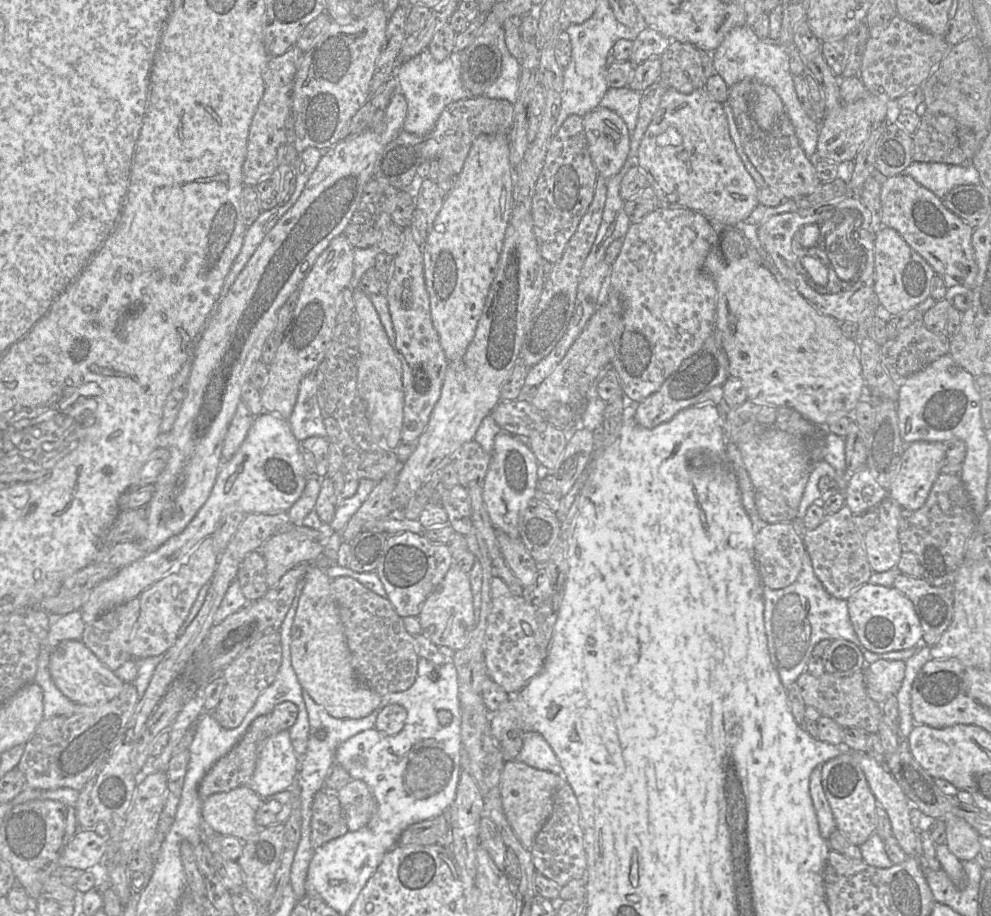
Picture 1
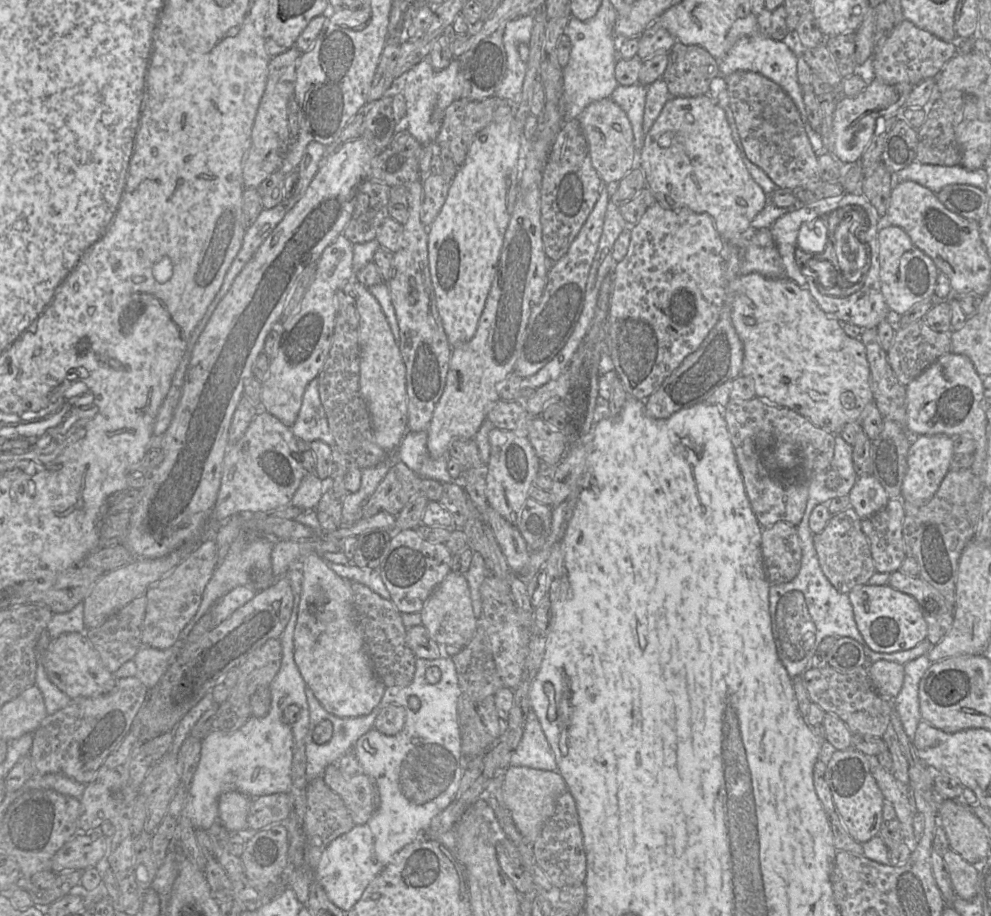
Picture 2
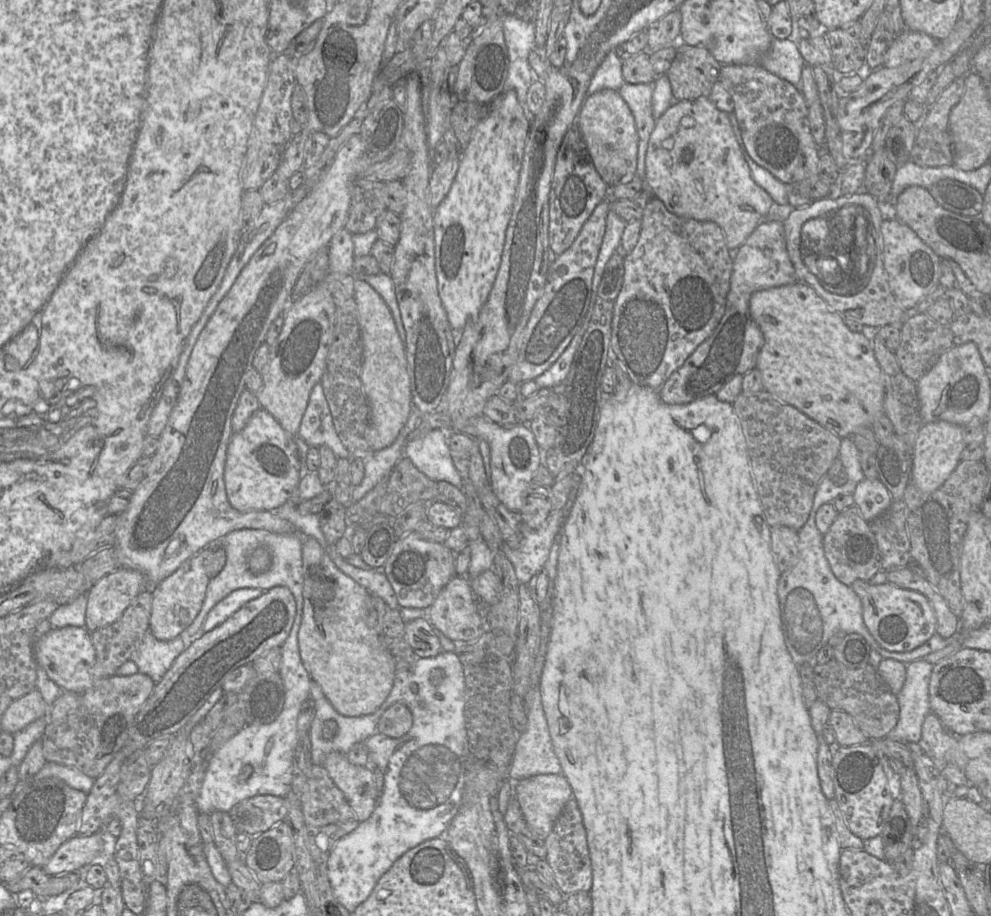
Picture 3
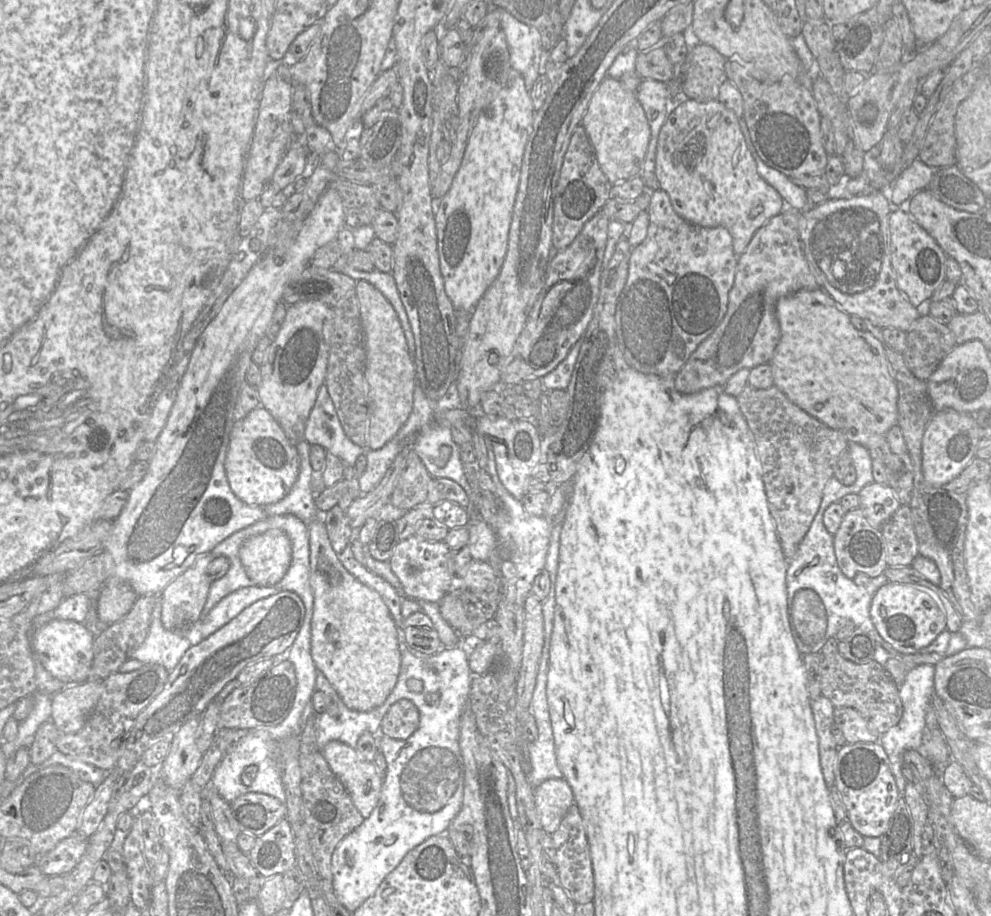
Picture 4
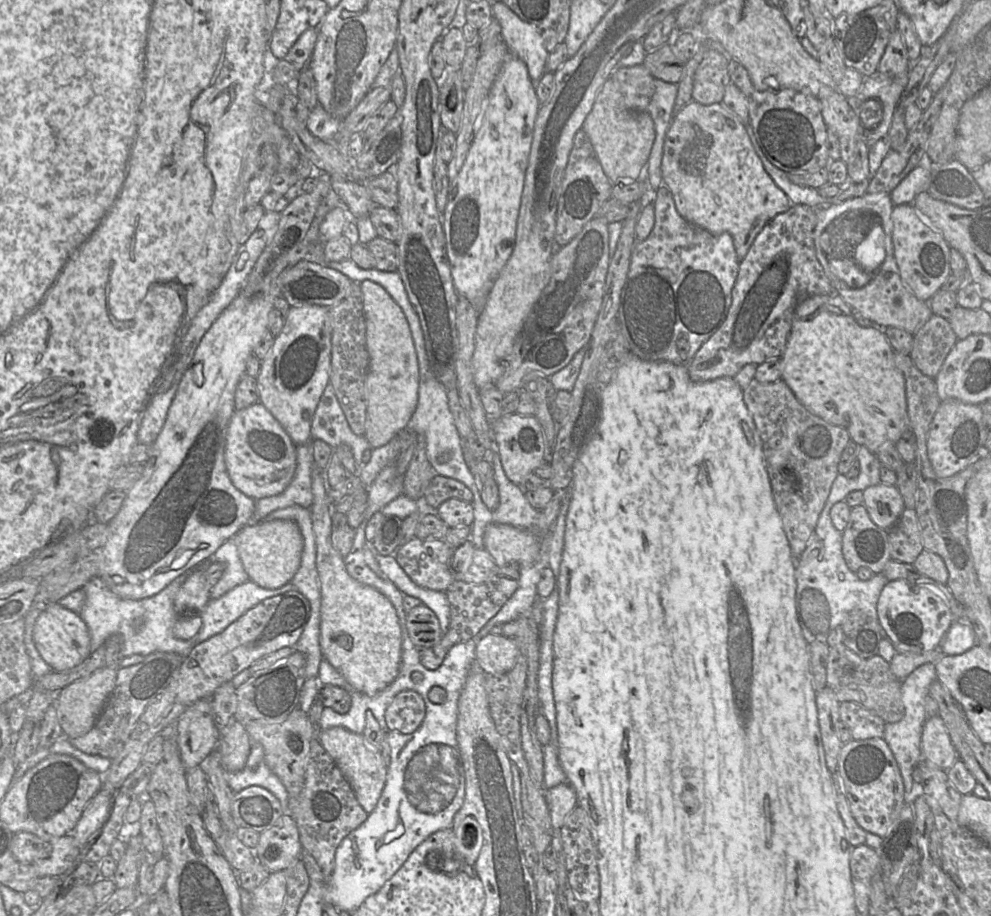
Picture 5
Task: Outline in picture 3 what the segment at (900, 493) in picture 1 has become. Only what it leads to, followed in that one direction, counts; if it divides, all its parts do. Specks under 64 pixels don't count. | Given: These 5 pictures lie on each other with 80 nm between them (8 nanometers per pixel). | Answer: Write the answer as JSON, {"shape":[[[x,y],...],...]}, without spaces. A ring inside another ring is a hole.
{"shape":[[[947,421],[925,423],[921,427],[913,449],[911,482],[922,492],[931,493],[940,488],[959,464],[965,448],[963,427]]]}

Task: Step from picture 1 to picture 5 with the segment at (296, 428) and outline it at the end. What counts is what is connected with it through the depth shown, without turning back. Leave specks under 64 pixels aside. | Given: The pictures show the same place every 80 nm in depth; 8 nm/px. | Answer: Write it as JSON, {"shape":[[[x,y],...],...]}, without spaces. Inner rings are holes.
{"shape":[[[330,383],[320,397],[312,418],[310,432],[312,440],[323,440],[333,449],[340,444],[347,444],[352,450],[359,470],[365,466],[362,463],[364,451],[373,449],[365,436],[357,436],[351,431]]]}

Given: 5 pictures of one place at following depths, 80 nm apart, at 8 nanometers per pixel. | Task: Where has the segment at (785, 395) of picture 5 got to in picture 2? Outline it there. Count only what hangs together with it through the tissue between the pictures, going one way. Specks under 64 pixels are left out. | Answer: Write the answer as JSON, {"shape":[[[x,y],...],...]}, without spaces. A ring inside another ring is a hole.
{"shape":[[[757,396],[748,400],[730,400],[722,409],[746,494],[758,524],[765,528],[784,521],[796,527],[806,509],[811,478],[831,468],[835,435],[814,425],[796,411]],[[774,442],[788,442],[795,446],[799,457],[799,466],[795,470],[775,471],[765,465],[762,452],[772,447]]]}

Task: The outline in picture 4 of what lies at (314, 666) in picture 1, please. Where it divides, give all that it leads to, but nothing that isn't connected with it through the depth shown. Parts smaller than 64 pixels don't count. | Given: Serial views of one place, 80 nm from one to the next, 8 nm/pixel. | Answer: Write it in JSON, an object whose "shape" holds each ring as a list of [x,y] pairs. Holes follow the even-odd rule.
{"shape":[[[323,514],[321,518],[313,520],[308,524],[309,529],[309,549],[310,549],[310,570],[309,570],[309,582],[313,591],[313,613],[311,618],[311,656],[317,671],[320,671],[332,685],[336,693],[338,694],[340,700],[344,703],[344,705],[356,711],[369,711],[379,705],[381,705],[387,696],[390,694],[392,689],[394,688],[401,663],[401,653],[399,650],[399,641],[398,641],[398,632],[395,621],[384,603],[382,597],[379,593],[377,593],[372,588],[362,584],[358,581],[353,575],[351,575],[341,564],[338,559],[338,554],[333,550],[329,536],[327,534],[327,530],[323,521]]]}

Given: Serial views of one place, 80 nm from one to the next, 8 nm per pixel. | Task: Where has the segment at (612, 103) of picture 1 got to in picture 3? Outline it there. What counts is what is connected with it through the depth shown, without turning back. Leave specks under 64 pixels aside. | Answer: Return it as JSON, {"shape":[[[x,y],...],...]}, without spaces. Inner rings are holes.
{"shape":[[[625,82],[618,89],[618,93],[627,103],[634,116],[639,139],[637,158],[645,158],[648,141],[656,125],[652,109],[653,89],[653,82],[651,84]]]}

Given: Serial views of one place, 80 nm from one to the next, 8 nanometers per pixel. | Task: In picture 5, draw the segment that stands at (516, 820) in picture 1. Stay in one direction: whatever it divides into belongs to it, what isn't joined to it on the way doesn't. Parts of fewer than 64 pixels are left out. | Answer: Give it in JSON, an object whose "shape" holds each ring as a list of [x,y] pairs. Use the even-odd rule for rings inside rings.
{"shape":[[[565,782],[544,791],[551,823],[556,832],[564,825],[569,814],[577,806],[577,795],[573,787]]]}

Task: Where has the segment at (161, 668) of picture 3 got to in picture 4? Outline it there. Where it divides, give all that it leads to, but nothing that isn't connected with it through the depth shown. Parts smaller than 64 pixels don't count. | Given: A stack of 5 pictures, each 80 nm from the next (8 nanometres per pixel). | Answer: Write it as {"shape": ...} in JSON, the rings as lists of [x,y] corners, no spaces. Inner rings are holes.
{"shape":[[[157,596],[148,634],[143,643],[129,653],[129,659],[136,659],[143,664],[160,664],[171,672],[192,644],[186,635],[165,629],[161,621],[161,613],[162,605]]]}

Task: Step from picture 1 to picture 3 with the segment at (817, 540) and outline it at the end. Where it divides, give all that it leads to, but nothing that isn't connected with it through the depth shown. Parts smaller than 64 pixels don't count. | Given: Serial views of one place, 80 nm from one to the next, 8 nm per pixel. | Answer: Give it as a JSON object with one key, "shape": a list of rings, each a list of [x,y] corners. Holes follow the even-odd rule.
{"shape":[[[855,505],[837,514],[829,530],[823,535],[823,549],[825,557],[835,577],[843,584],[851,586],[855,580],[869,581],[881,568],[881,553],[877,540],[870,529],[869,522],[860,514]]]}

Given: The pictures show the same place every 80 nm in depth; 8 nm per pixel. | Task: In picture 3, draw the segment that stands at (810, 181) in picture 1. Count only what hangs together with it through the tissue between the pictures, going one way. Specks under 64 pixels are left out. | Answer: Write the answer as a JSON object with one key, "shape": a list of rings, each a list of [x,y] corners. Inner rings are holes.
{"shape":[[[758,64],[722,65],[719,80],[733,99],[733,112],[741,130],[743,143],[755,163],[768,170],[775,178],[786,185],[818,176],[821,150],[811,134],[808,104],[801,91],[790,82],[770,73]]]}

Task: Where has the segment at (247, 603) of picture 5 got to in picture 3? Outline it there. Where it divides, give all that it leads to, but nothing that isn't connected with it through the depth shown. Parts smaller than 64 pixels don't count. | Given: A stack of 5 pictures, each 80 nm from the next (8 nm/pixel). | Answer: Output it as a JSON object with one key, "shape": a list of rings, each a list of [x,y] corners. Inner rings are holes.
{"shape":[[[254,588],[236,589],[230,593],[208,613],[201,629],[201,635],[225,622],[247,602],[260,597],[263,593],[263,590]]]}

